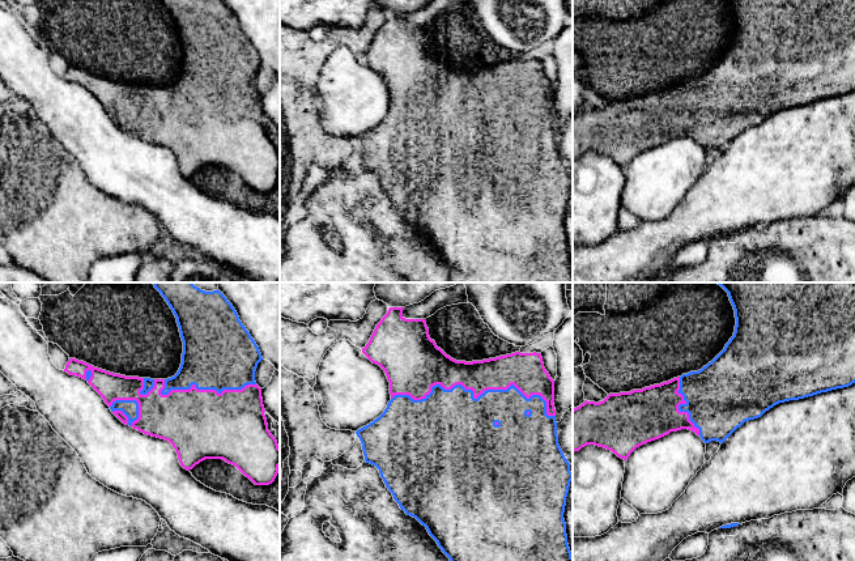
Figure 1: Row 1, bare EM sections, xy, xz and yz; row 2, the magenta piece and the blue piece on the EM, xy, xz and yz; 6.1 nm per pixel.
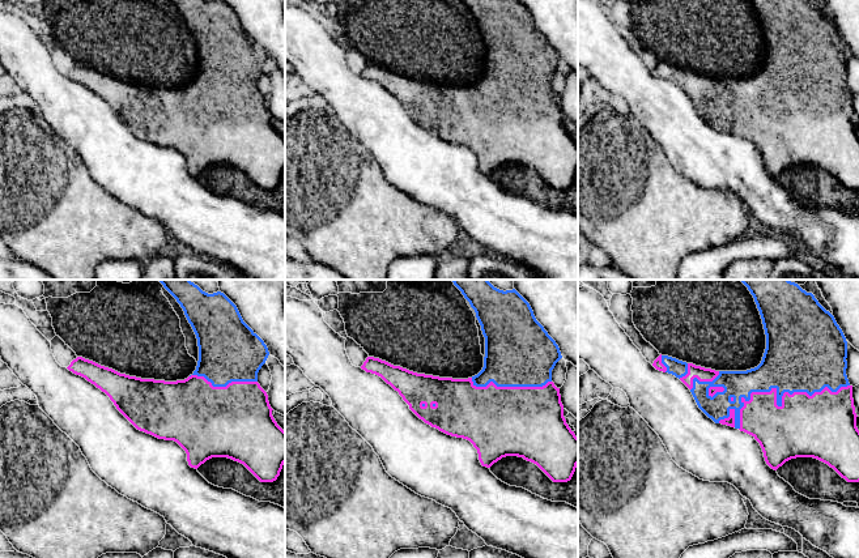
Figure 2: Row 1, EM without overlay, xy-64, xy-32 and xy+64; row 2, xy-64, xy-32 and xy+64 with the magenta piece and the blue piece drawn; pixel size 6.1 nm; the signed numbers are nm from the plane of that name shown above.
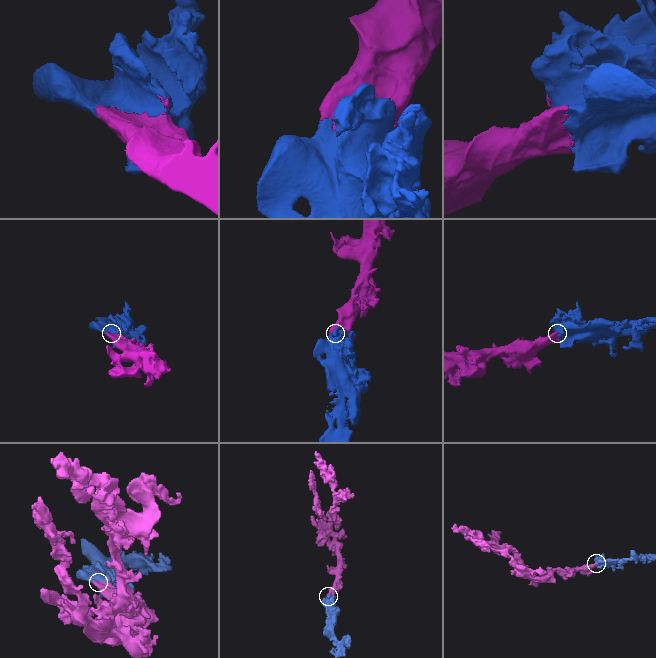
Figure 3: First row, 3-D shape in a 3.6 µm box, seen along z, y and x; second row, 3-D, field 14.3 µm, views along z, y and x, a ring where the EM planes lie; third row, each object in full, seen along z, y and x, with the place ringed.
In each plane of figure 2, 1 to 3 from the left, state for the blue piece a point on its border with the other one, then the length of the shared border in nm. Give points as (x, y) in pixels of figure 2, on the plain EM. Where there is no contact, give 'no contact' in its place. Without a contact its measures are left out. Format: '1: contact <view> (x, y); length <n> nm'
1: contact xy-64 (224, 94); length 420 nm
2: contact xy-32 (510, 94); length 500 nm
3: contact xy+64 (777, 113); length 750 nm

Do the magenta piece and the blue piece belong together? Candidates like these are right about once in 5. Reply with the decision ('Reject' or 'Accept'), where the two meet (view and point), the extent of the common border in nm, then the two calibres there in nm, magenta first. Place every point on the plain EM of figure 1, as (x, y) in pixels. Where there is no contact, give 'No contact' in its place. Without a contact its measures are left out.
Accept. Touches magenta at xz (475, 105). Shared border 1000 nm. Thickness 200 nm (magenta) against 500 nm

